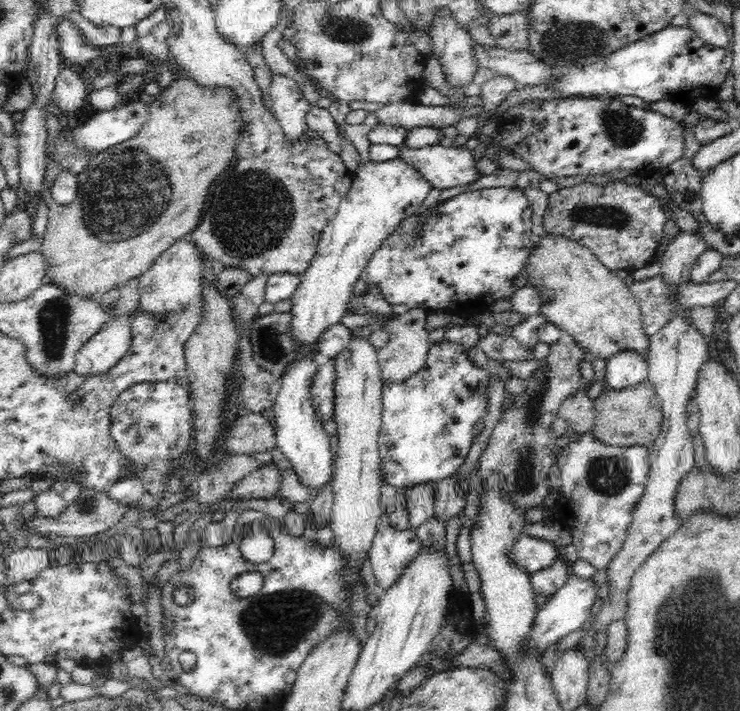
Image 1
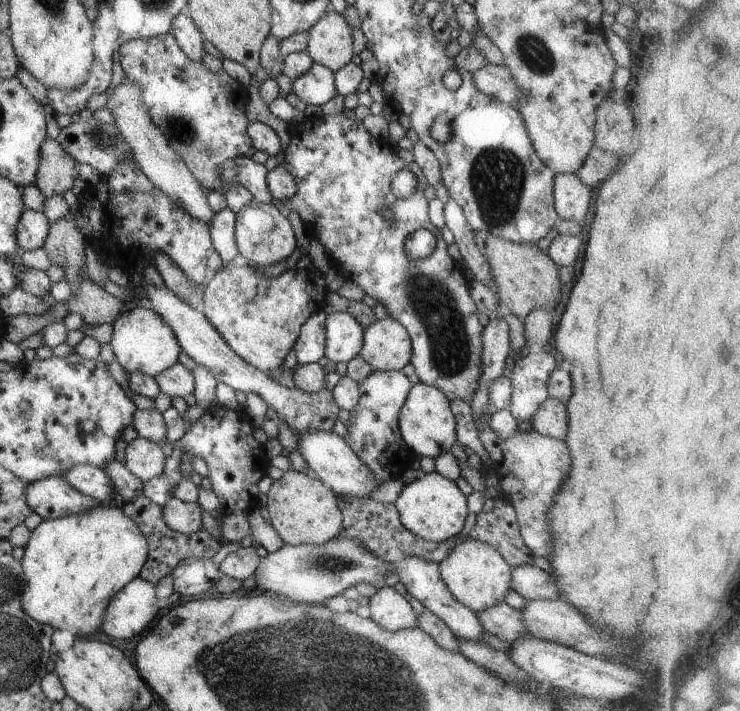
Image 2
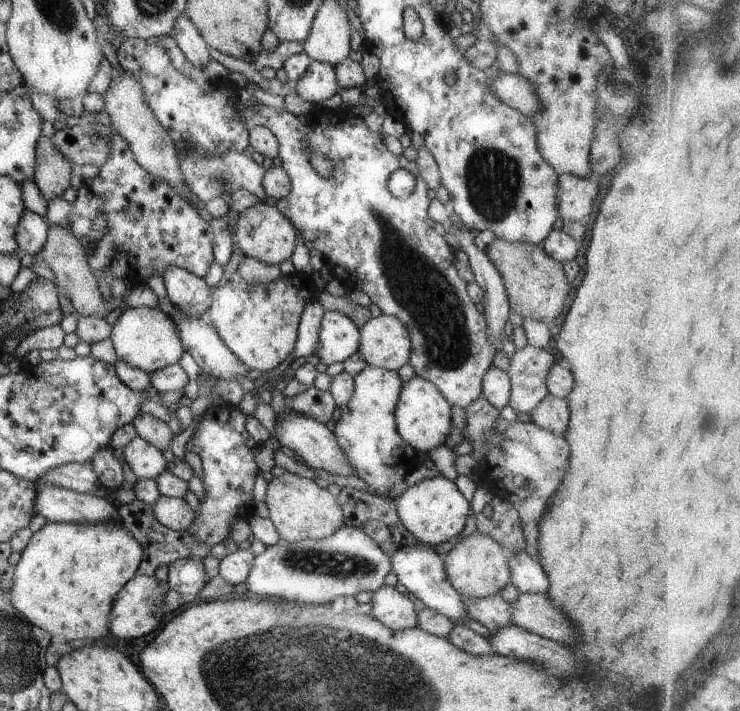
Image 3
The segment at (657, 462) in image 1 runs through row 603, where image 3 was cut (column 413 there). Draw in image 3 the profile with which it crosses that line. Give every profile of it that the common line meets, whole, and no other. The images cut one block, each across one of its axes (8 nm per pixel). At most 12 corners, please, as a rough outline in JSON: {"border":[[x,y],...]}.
{"border":[[382,586],[371,617],[392,631],[417,627],[405,592]]}

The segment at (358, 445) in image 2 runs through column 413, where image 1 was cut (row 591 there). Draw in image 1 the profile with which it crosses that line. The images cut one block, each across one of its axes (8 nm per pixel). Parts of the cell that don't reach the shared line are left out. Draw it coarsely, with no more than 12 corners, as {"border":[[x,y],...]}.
{"border":[[380,500],[369,560],[379,592],[416,558],[415,531],[396,530]]}

